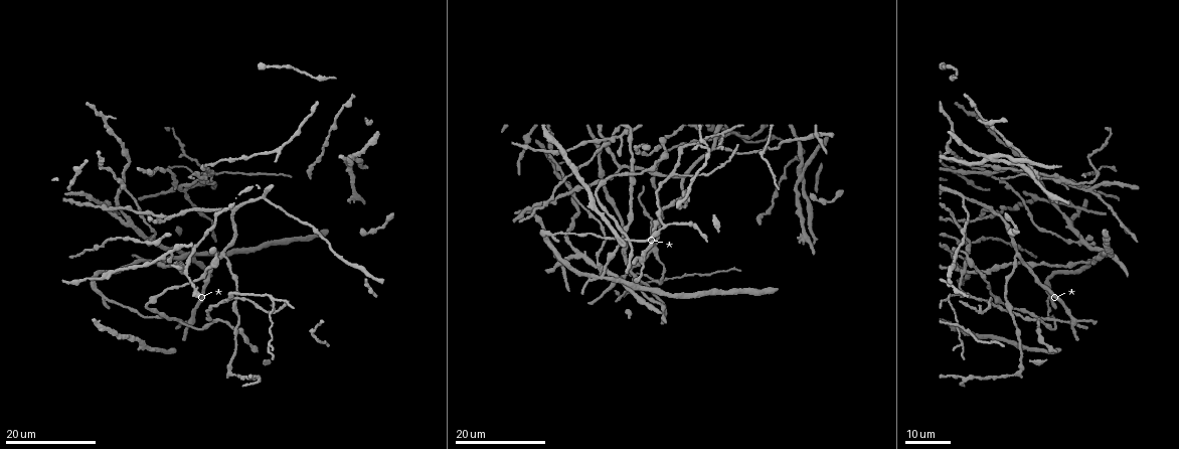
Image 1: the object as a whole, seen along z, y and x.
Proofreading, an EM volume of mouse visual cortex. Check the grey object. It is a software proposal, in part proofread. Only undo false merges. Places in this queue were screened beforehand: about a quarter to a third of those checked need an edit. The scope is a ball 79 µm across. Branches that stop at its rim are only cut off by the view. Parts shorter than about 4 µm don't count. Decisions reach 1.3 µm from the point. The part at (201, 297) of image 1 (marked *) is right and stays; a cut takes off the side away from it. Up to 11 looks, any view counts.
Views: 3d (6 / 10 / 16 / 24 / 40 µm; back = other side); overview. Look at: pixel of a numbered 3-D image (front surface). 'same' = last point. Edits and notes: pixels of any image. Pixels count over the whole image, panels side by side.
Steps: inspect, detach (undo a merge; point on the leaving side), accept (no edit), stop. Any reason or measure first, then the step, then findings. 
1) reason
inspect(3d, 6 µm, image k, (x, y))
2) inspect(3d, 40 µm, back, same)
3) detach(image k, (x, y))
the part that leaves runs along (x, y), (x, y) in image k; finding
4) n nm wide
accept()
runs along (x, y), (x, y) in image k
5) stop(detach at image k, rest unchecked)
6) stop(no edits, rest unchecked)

branch point
inspect(3d, 24 µm, image 1, (215, 322))

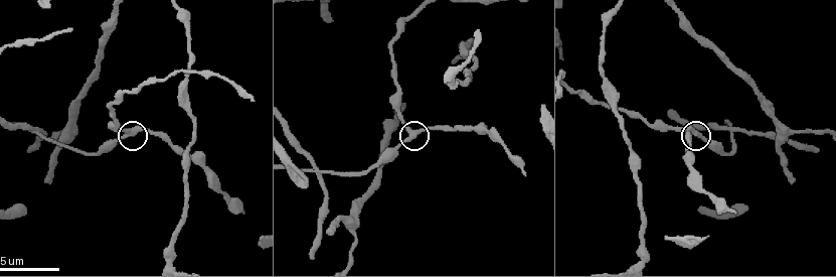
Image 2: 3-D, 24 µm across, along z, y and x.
inspect(3d, 10 µm, image 2, (413, 133))

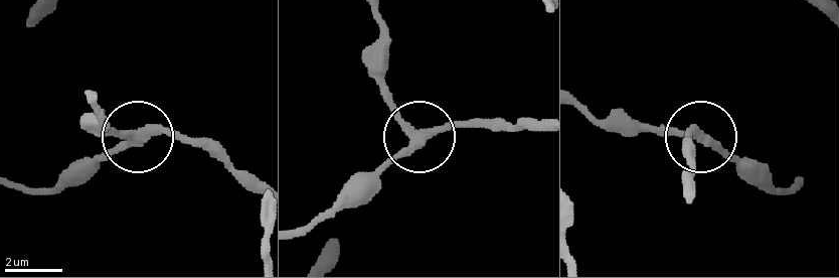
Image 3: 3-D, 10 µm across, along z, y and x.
detach(image 3, (387, 101))
the part that leaves runs along (411, 133), (382, 71), (380, 13) in image 3; two neurons meet here

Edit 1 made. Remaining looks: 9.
inspect(overview)

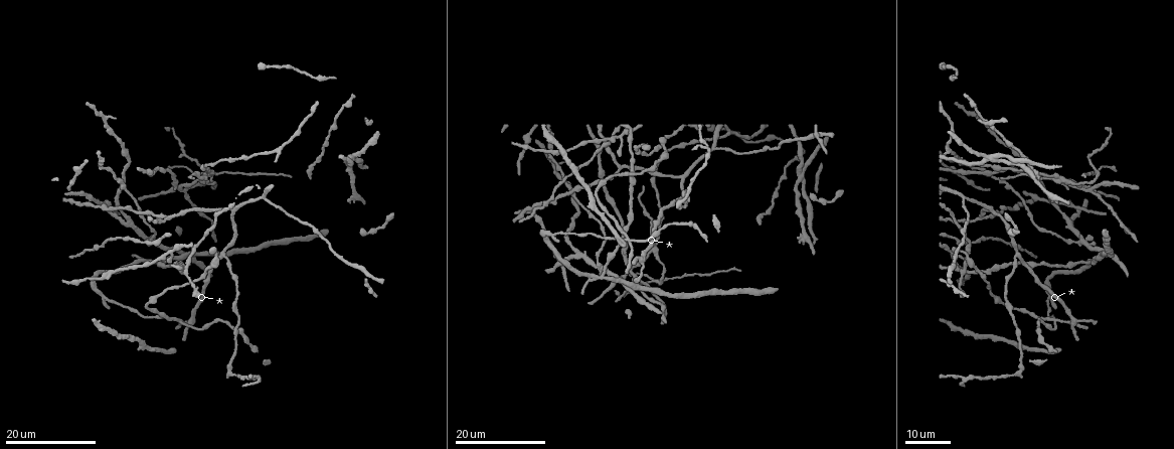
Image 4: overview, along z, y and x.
inspect(3d, 24 µm, image 4, (1051, 321))

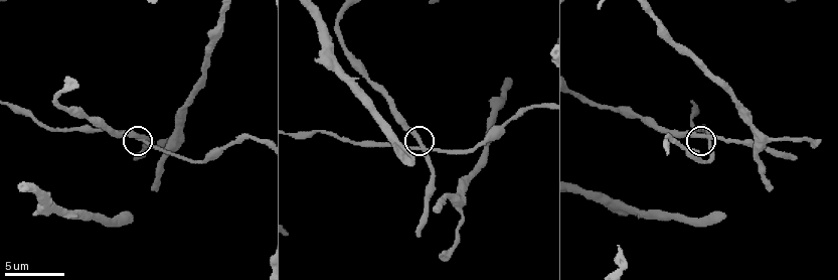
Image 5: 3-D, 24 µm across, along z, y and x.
inspect(3d, 10 µm, image 5, (704, 136))

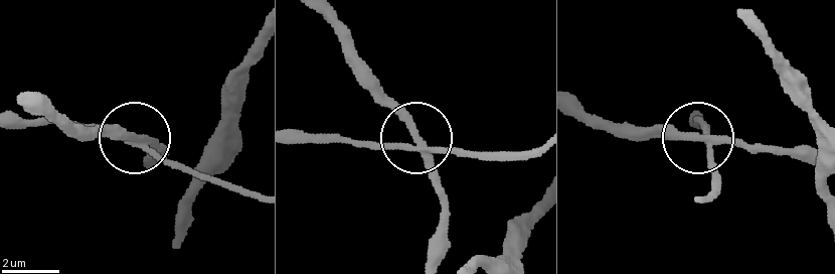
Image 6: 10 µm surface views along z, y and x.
side arm 43 µm
accept()
runs along (538, 200), (498, 256), (445, 252), (428, 150), (361, 81) in image 6; continuous, no second neuron

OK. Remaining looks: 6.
three-way junction
inspect(3d, 16 µm, image 4, (170, 252))

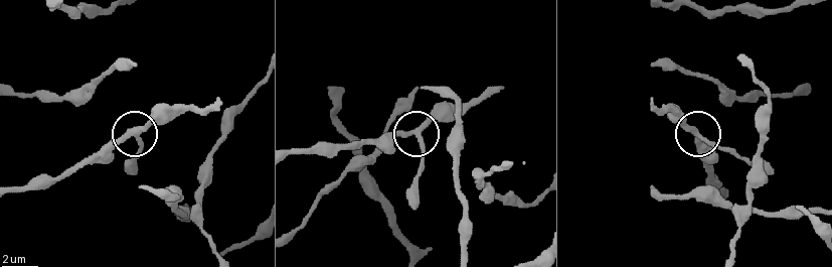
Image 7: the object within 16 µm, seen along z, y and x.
closer look
inspect(3d, 6 µm, image 7, (126, 135))

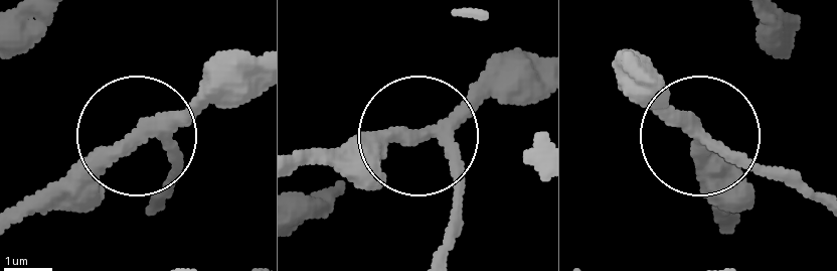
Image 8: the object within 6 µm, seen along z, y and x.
other side
inspect(3d, 6 µm, back, image 8, (135, 133))

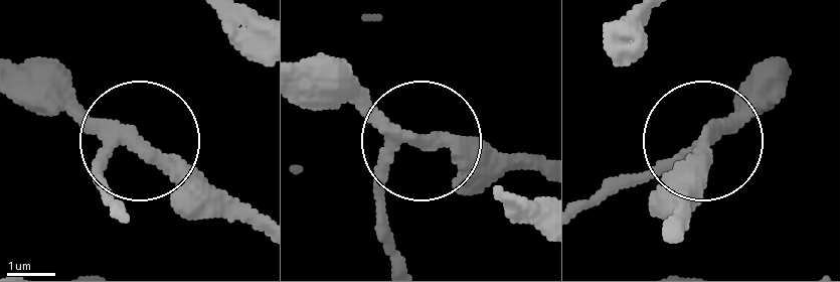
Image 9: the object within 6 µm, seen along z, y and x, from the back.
260 nm wide
accept()
one neuron here

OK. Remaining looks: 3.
arms part here
inspect(3d, 24 µm, image 4, (618, 166))

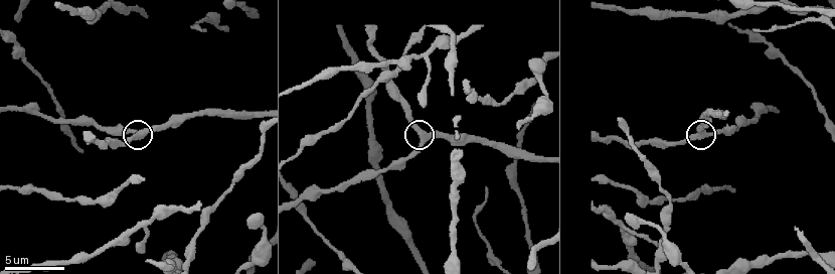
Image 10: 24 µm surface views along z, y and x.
closer look
inspect(3d, 10 µm, image 10, (422, 136))

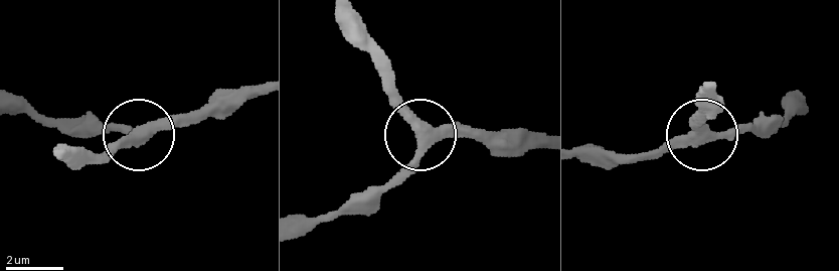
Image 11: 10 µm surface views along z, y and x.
360 nm wide
accept()
runs along (712, 91), (707, 132), (761, 127) in image 11; one neuron here

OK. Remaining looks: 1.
stop(detach at image 3, rest unchecked)

